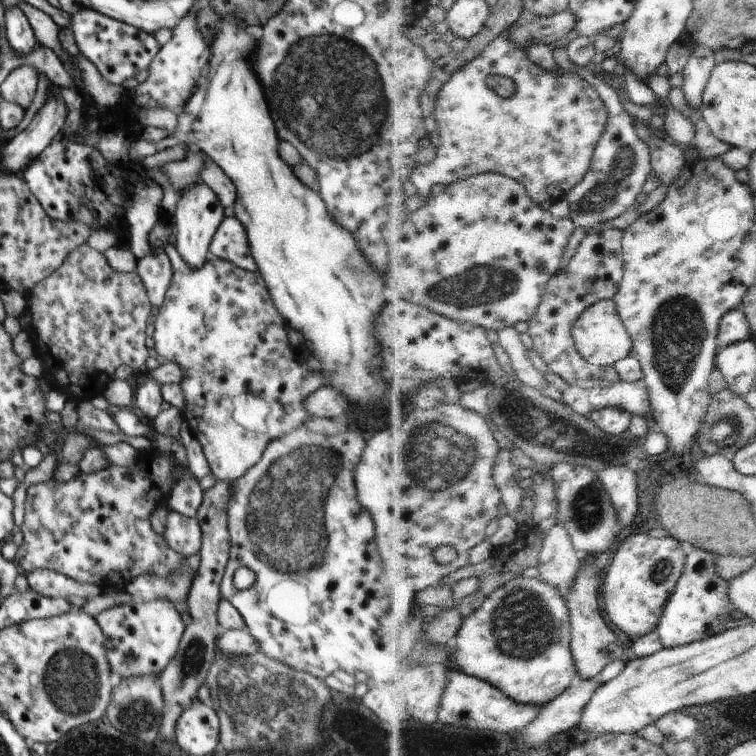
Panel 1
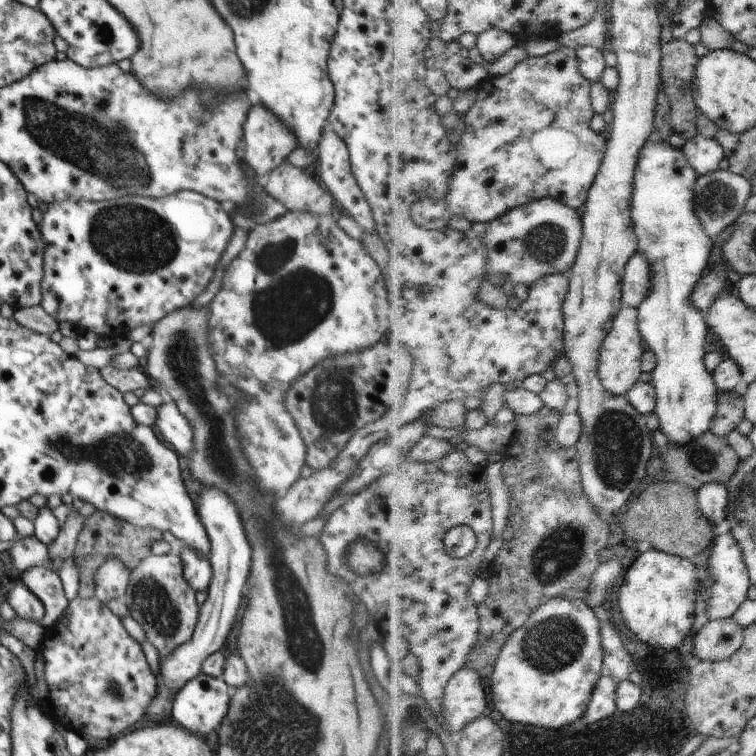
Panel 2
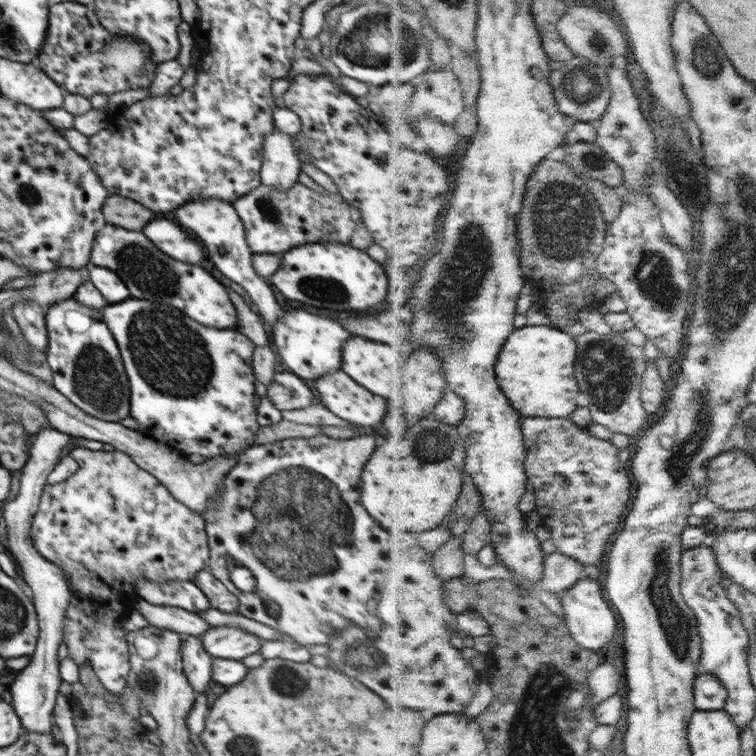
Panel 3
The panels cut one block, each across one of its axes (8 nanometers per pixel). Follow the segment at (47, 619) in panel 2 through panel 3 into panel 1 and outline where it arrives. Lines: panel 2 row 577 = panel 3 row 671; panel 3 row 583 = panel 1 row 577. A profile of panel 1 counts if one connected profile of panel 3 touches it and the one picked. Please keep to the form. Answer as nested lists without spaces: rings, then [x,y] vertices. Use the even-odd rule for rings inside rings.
[[[35,569],[25,575],[30,589],[41,596],[50,599],[66,599],[67,596],[88,598],[88,586],[75,582],[64,574],[49,569]]]

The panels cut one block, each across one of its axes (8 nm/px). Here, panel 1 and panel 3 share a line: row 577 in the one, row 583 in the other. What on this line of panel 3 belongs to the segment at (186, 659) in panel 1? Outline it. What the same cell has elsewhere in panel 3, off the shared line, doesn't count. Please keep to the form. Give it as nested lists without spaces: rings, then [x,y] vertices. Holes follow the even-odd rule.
[[[208,569],[196,574],[194,582],[208,597],[211,608],[225,613],[236,613],[239,606],[238,597],[232,594],[226,586],[218,581]]]

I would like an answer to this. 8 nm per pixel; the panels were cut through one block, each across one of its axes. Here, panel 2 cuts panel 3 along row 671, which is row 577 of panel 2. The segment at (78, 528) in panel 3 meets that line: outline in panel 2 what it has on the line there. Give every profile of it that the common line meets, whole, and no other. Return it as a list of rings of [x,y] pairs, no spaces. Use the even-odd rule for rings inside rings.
[[[110,557],[105,560],[94,576],[94,597],[104,603],[114,599],[127,600],[130,572],[118,558]]]

